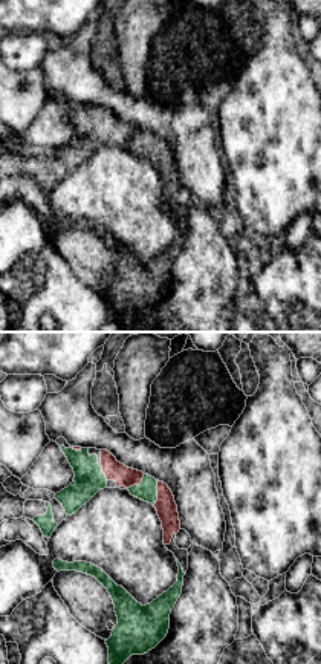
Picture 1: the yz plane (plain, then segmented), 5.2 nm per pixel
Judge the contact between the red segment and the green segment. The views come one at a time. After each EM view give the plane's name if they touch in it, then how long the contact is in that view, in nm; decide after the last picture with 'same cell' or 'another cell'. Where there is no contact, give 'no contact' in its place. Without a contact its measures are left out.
contact in yz; length 140 nm

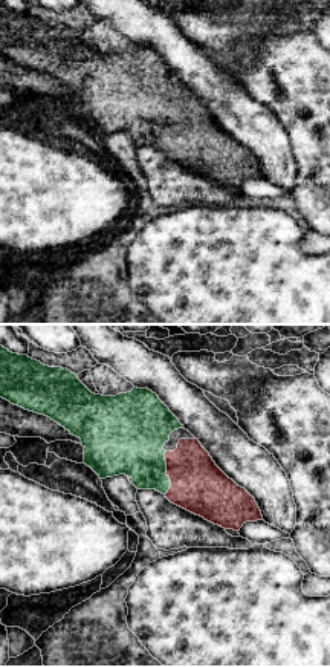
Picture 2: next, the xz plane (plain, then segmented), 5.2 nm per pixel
contact in xz; length 240 nm

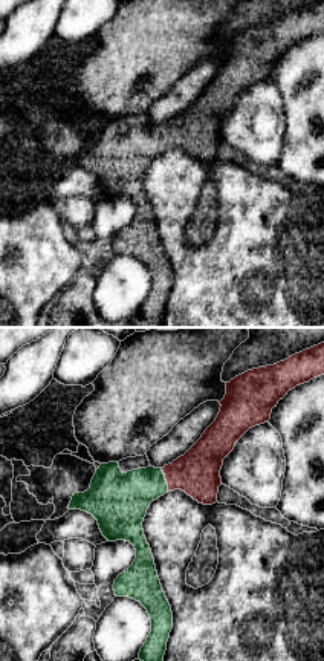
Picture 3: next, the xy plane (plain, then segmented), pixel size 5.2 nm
contact in xy; length 130 nm

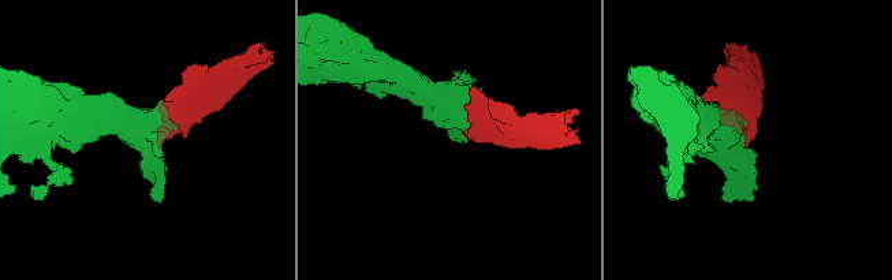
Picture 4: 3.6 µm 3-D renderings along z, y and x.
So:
same cell

